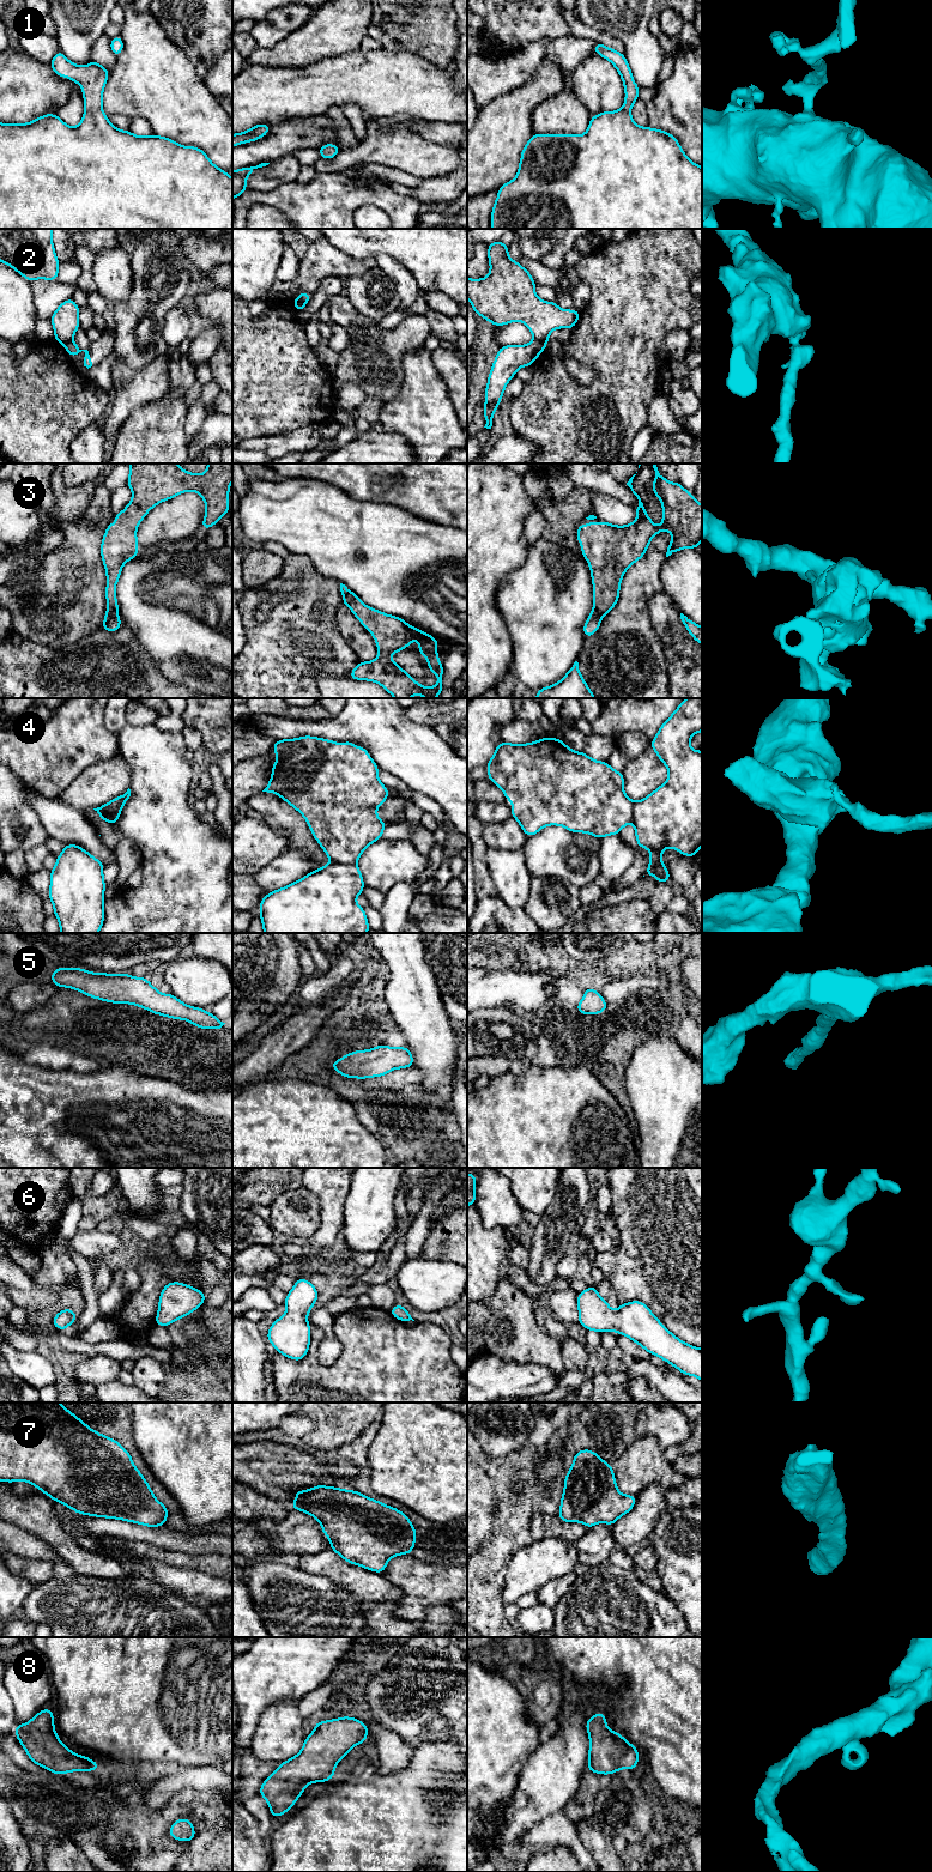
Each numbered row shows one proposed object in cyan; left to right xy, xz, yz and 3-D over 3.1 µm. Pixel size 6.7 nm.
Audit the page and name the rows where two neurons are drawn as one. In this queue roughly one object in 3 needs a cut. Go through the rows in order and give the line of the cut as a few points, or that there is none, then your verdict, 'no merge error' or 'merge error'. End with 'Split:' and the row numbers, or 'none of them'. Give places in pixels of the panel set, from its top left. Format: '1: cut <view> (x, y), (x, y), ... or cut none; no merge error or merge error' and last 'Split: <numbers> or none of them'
1: cut none; no merge error
2: cut yz (534, 338), (544, 344); merge error
3: cut xy (108, 606), (116, 613); merge error
4: cut xz (332, 861), (355, 864); merge error
5: cut none; no merge error
6: cut none; no merge error
7: cut none; no merge error
8: cut none; no merge error
Split: 2, 3, 4

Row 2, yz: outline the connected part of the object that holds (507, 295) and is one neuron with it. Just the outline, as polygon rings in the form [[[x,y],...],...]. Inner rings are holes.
[[[501,240],[488,246],[490,273],[484,279],[467,278],[467,298],[476,314],[490,321],[492,326],[504,326],[509,322],[522,321],[532,332],[534,339],[546,344],[549,335],[557,328],[573,329],[579,321],[576,309],[564,310],[556,302],[541,301],[535,293],[535,283],[529,272],[519,262],[508,258],[509,247]]]

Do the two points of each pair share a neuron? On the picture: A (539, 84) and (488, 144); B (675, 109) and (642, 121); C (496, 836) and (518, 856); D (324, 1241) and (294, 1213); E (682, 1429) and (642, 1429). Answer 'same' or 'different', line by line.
A: same
B: different
C: different
D: different
E: same

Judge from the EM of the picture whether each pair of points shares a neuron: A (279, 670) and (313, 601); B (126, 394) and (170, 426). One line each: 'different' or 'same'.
A: same
B: different

